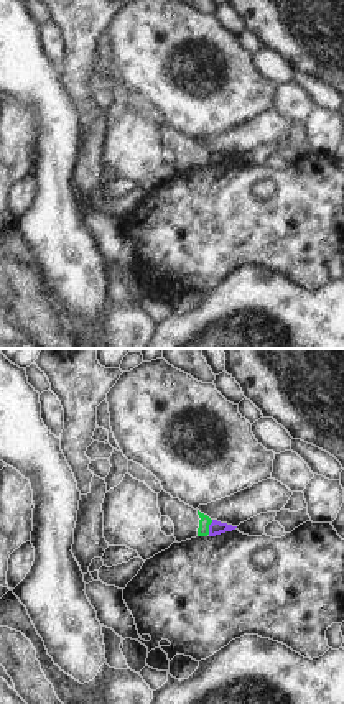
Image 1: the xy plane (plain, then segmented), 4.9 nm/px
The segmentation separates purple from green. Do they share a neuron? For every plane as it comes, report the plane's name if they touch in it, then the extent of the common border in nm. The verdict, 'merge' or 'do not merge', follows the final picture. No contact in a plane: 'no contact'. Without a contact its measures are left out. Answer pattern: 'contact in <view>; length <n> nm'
contact in xy; length 80 nm

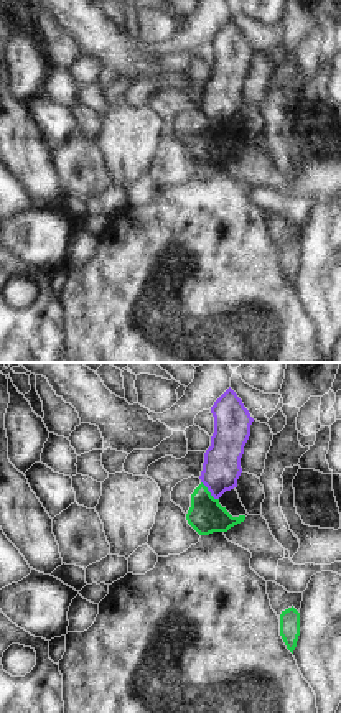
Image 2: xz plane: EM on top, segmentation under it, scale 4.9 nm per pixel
contact in xz; length 130 nm

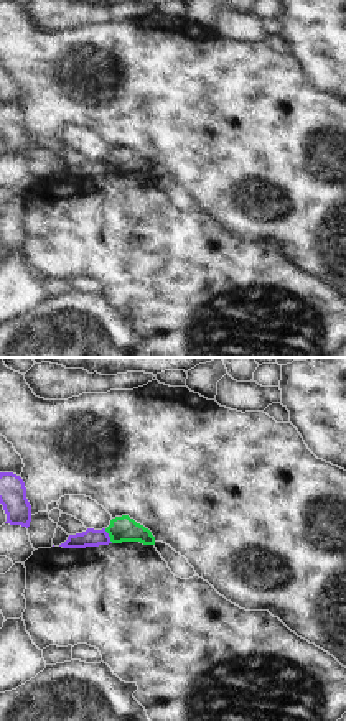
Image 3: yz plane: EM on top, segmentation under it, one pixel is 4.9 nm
contact in yz; length 80 nm

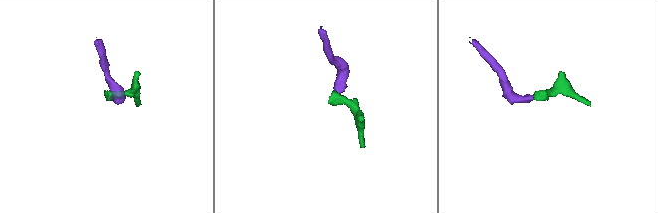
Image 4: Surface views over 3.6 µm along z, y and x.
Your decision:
do not merge

